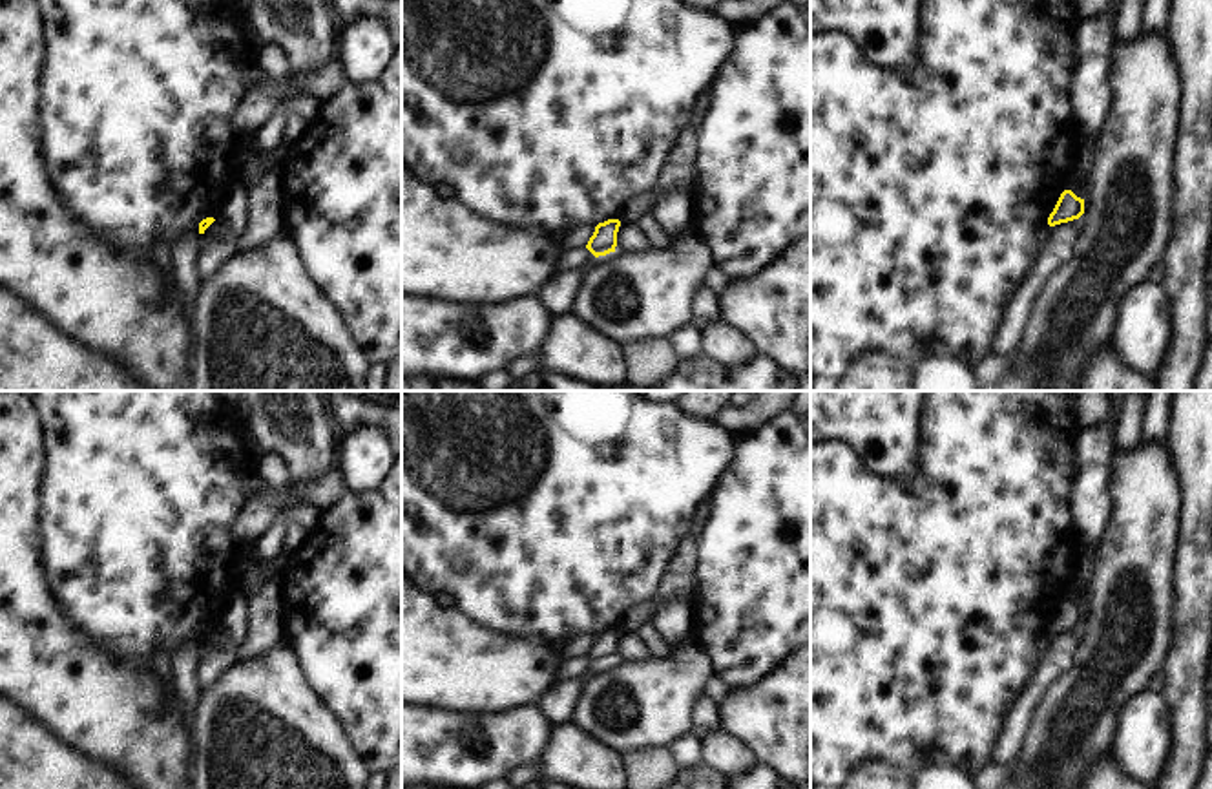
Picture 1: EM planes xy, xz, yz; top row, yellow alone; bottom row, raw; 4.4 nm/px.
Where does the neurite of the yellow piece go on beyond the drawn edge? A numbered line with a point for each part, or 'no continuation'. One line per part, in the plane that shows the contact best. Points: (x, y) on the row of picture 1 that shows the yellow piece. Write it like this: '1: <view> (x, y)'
no continuation

